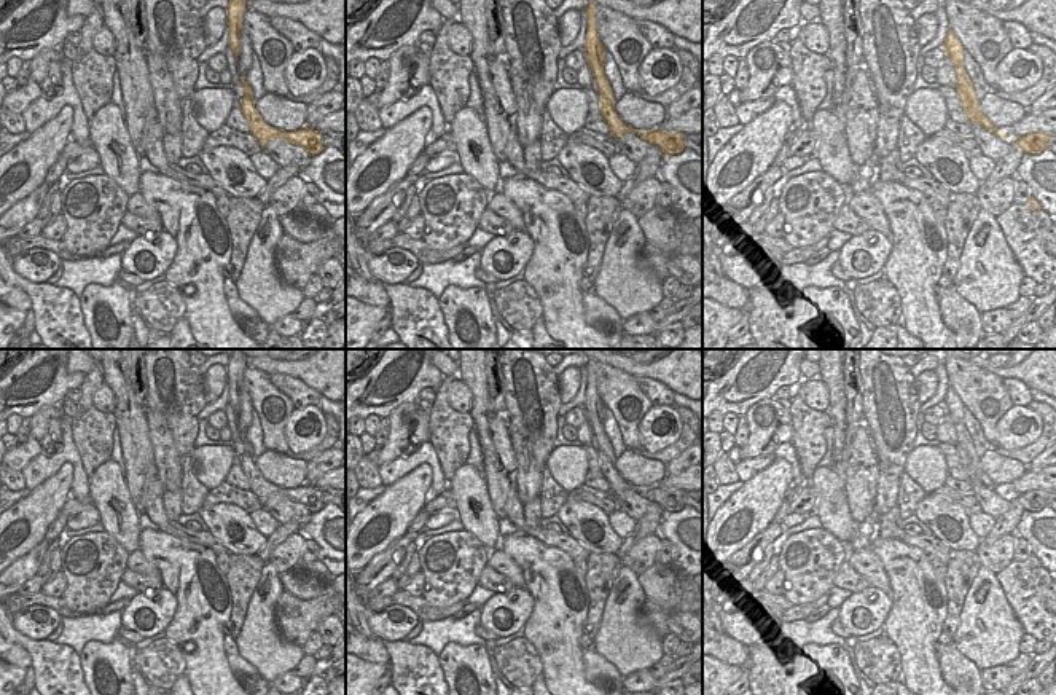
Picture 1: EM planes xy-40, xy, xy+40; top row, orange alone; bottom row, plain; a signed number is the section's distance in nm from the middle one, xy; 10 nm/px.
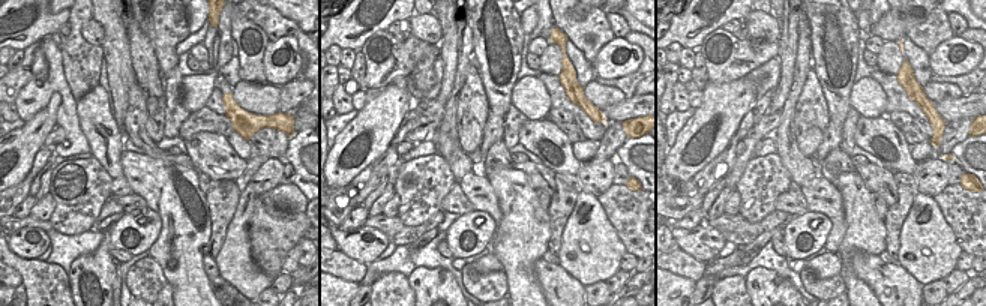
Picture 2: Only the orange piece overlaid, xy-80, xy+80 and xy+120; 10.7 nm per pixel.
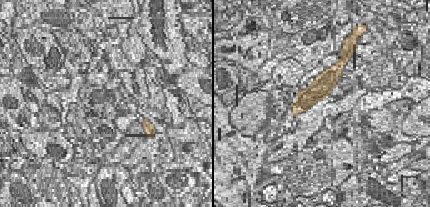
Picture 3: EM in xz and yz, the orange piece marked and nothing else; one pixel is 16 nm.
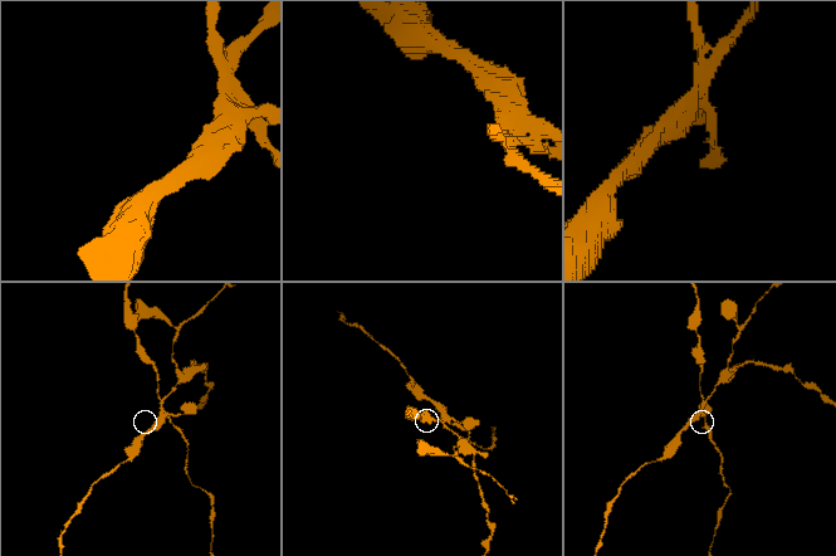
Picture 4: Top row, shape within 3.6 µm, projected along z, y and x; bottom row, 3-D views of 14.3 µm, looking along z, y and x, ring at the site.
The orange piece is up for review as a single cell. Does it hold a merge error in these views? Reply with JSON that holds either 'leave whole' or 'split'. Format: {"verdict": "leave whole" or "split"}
{"verdict": "split"}

